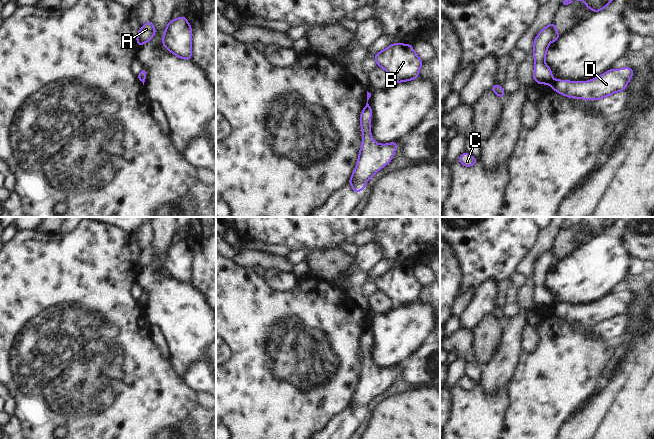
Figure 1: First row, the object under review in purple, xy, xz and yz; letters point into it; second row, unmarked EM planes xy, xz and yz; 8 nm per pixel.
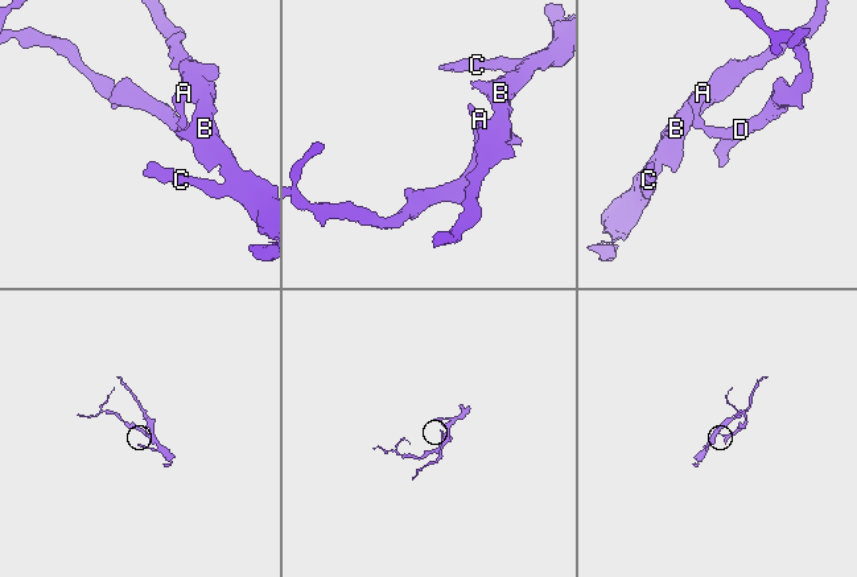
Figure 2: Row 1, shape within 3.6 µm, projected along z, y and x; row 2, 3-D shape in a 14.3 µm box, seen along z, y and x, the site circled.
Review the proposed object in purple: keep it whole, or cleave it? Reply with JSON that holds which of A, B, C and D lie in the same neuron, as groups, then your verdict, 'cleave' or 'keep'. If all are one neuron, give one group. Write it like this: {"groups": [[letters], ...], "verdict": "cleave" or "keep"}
{"groups": [["A", "B", "C"], ["D"]], "verdict": "cleave"}

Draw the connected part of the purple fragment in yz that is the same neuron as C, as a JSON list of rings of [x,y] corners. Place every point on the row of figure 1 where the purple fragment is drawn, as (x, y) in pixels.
[[[464,152],[463,154],[461,154],[461,156],[458,158],[458,161],[466,167],[470,167],[474,164],[477,163],[477,159],[475,159],[474,157],[470,156],[468,153]]]

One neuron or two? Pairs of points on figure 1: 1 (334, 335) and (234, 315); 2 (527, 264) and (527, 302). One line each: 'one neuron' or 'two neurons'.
1: one neuron
2: one neuron

